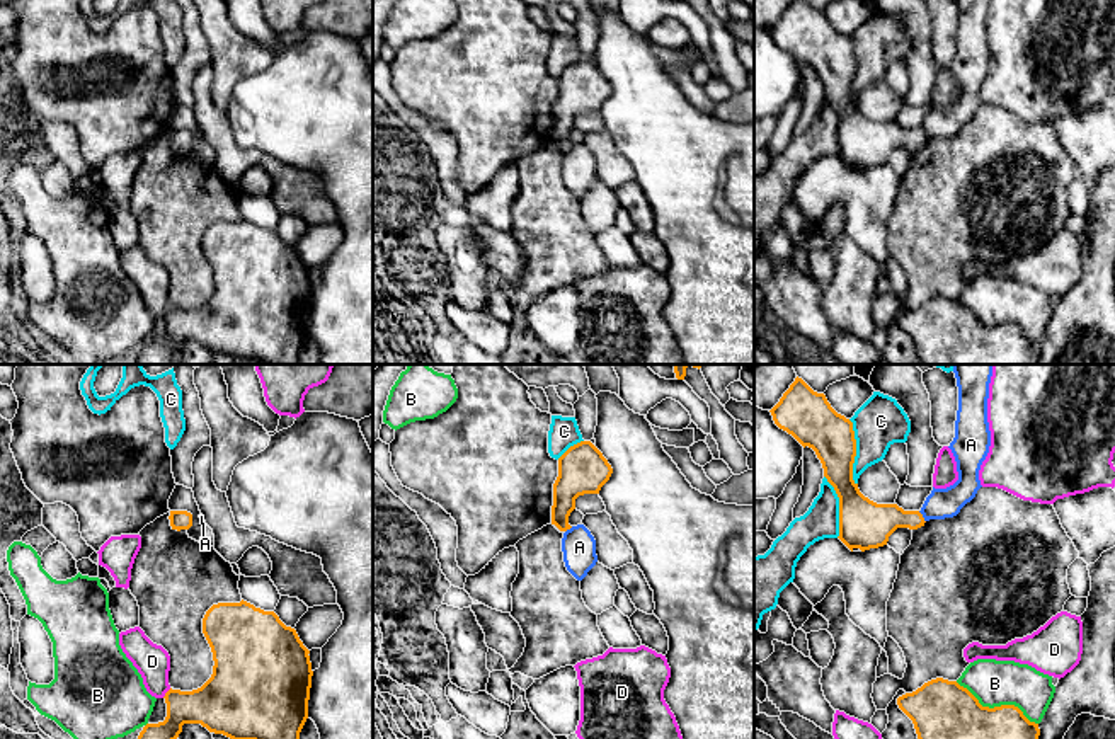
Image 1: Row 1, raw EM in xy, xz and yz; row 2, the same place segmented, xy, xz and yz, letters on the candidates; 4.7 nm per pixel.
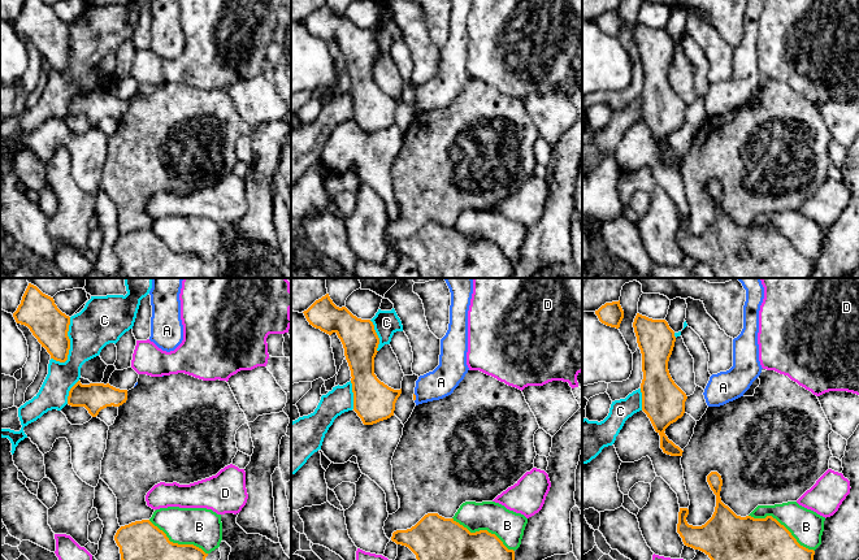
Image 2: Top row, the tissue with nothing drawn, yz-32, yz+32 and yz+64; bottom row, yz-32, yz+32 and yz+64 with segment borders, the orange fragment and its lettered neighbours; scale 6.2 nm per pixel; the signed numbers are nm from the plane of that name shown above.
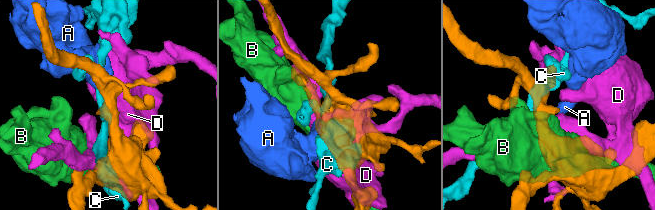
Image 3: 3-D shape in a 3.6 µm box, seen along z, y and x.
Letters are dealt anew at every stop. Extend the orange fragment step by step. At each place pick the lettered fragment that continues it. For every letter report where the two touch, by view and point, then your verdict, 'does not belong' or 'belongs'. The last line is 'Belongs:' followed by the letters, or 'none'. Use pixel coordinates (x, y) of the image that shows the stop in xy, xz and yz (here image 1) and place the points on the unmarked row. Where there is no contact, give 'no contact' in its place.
A: meets orange in yz at (921, 135); does not belong
B: meets orange in yz at (996, 326); does not belong
C: meets orange in yz at (855, 70); does not belong
D: meets orange in xy at (165, 312); does not belong
Belongs: none

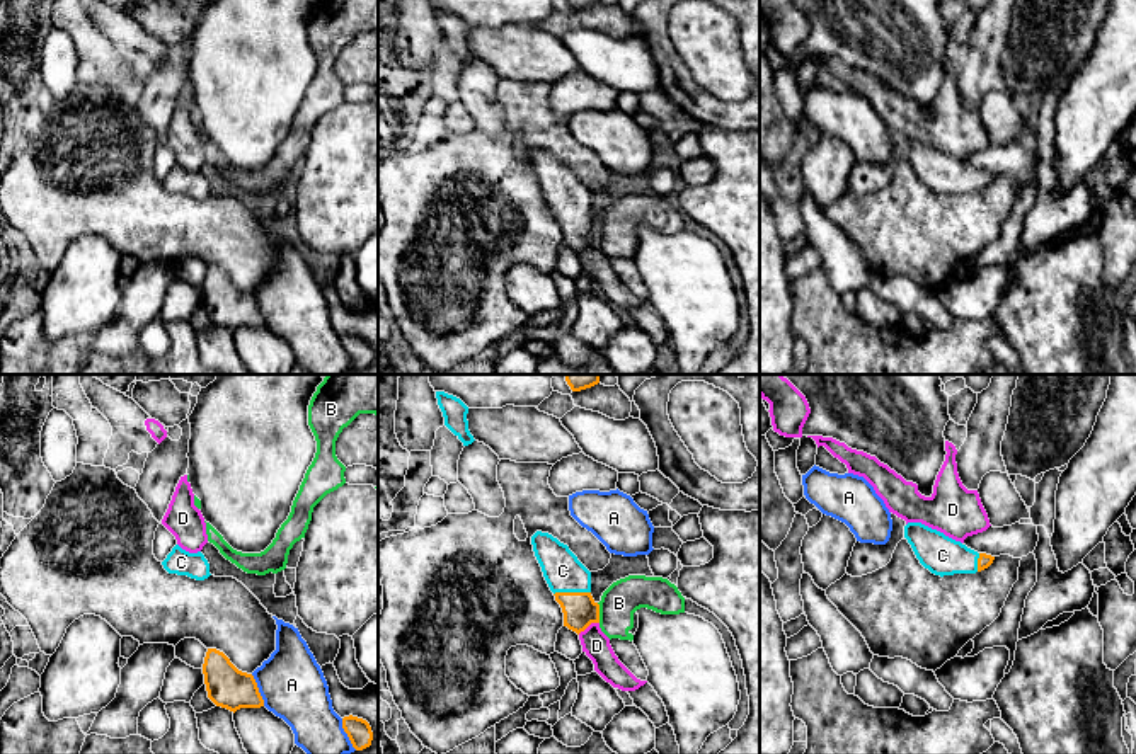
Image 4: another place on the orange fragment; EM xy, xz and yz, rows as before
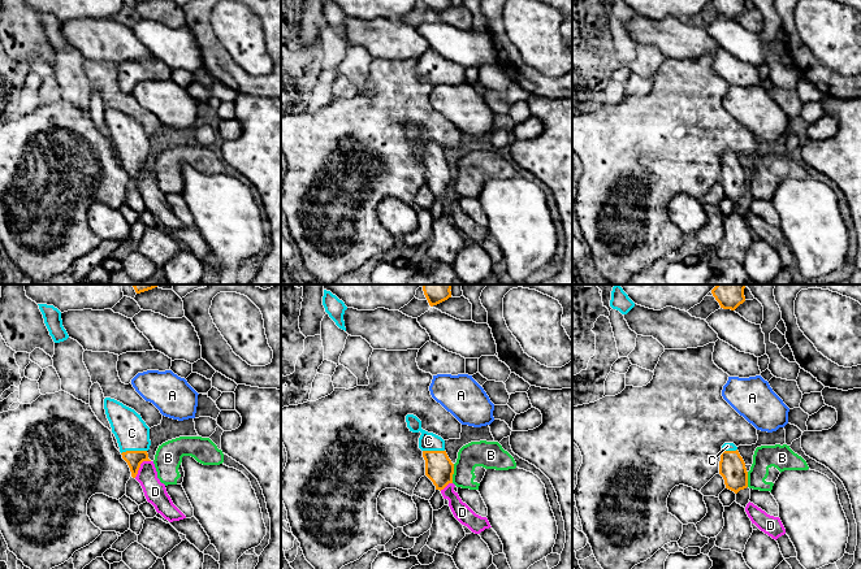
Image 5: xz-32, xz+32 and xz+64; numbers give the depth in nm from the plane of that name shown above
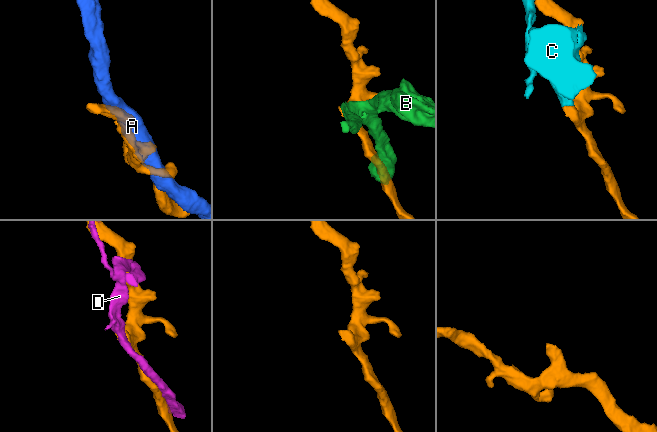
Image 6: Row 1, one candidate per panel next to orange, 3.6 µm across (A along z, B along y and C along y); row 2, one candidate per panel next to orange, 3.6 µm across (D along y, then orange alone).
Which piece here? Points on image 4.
A: meets orange in xy at (258, 308); does not belong
B: meets orange in xz at (598, 232); does not belong
C: meets orange in xz at (571, 211); belongs
D: meets orange in xz at (588, 244); does not belong
Belongs: C

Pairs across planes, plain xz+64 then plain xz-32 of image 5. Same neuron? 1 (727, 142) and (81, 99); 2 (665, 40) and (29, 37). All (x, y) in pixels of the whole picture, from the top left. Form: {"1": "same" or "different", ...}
{"1": "different", "2": "different"}

